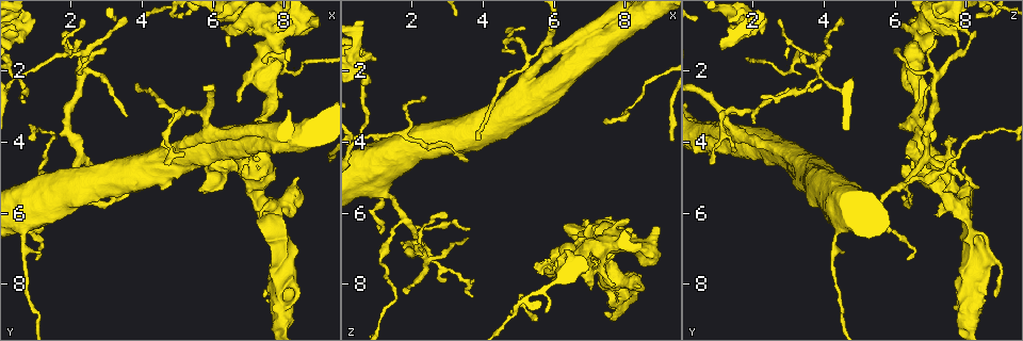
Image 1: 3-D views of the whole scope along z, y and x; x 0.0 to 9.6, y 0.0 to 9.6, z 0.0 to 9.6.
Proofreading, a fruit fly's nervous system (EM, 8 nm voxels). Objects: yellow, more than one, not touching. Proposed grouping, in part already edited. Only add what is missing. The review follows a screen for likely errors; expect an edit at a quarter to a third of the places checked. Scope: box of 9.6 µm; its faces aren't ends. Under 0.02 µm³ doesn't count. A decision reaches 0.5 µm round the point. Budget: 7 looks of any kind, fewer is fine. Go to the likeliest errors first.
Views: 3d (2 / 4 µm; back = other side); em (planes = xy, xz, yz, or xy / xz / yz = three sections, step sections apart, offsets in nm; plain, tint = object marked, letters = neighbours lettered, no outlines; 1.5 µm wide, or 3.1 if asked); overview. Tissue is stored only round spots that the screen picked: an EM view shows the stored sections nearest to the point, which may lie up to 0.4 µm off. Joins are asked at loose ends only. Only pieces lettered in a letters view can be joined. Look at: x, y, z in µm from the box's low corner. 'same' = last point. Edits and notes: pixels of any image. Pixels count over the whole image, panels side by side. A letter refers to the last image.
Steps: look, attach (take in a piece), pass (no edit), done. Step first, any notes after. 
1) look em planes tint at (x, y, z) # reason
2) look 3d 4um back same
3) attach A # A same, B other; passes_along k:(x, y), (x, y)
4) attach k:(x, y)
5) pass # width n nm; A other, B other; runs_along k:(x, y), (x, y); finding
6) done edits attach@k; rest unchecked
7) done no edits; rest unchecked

look em xz step 4 letters at (8.10, 0.70, 6.25) # branch stops here

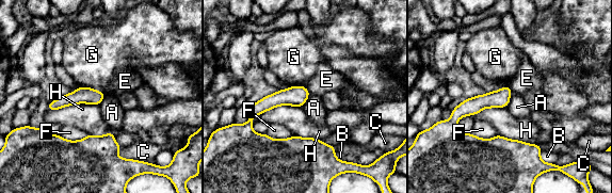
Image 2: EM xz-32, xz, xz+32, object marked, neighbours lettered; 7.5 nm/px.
look em planes letters same # cut it another way

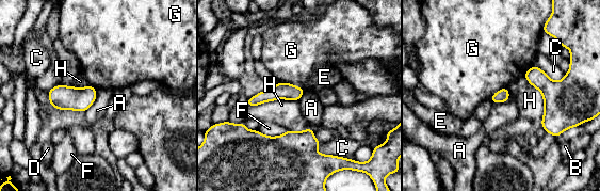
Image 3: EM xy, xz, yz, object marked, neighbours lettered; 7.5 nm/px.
pass # longest_contact H 400 nm; A other, B other, C other, D other, E other, F other, G other, H other; border 3:(509, 91), (507, 100), (493, 104); no lettered piece goes on from it

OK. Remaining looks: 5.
look em planes letters at (1.80, 0.85, 8.25) # free end

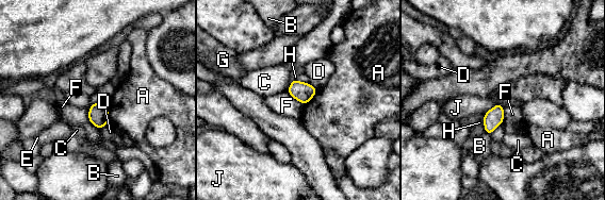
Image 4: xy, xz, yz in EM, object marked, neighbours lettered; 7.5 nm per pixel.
pass # A other, B other, C other, D other, E other, F other, G other, H other, J other; border 4:(497, 103), (483, 114); no lettered piece goes on from it

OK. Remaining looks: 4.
look 3d 2um at (4.85, 4.30, 1.55) # free end

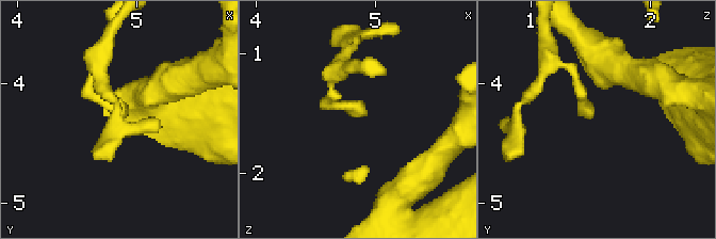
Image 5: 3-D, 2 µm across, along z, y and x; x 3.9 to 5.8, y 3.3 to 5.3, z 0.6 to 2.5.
look em planes letters at (4.88, 4.30, 1.52)

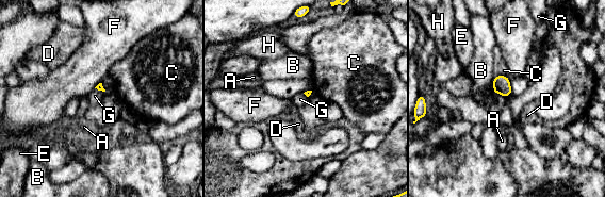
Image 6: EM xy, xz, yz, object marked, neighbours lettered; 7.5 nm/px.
pass # A other, B other, C other, D other, E other, F other, G other, H other; border 6:(508, 79), (511, 94); no lettered piece goes on from it

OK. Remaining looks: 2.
done no edits; rest unchecked

